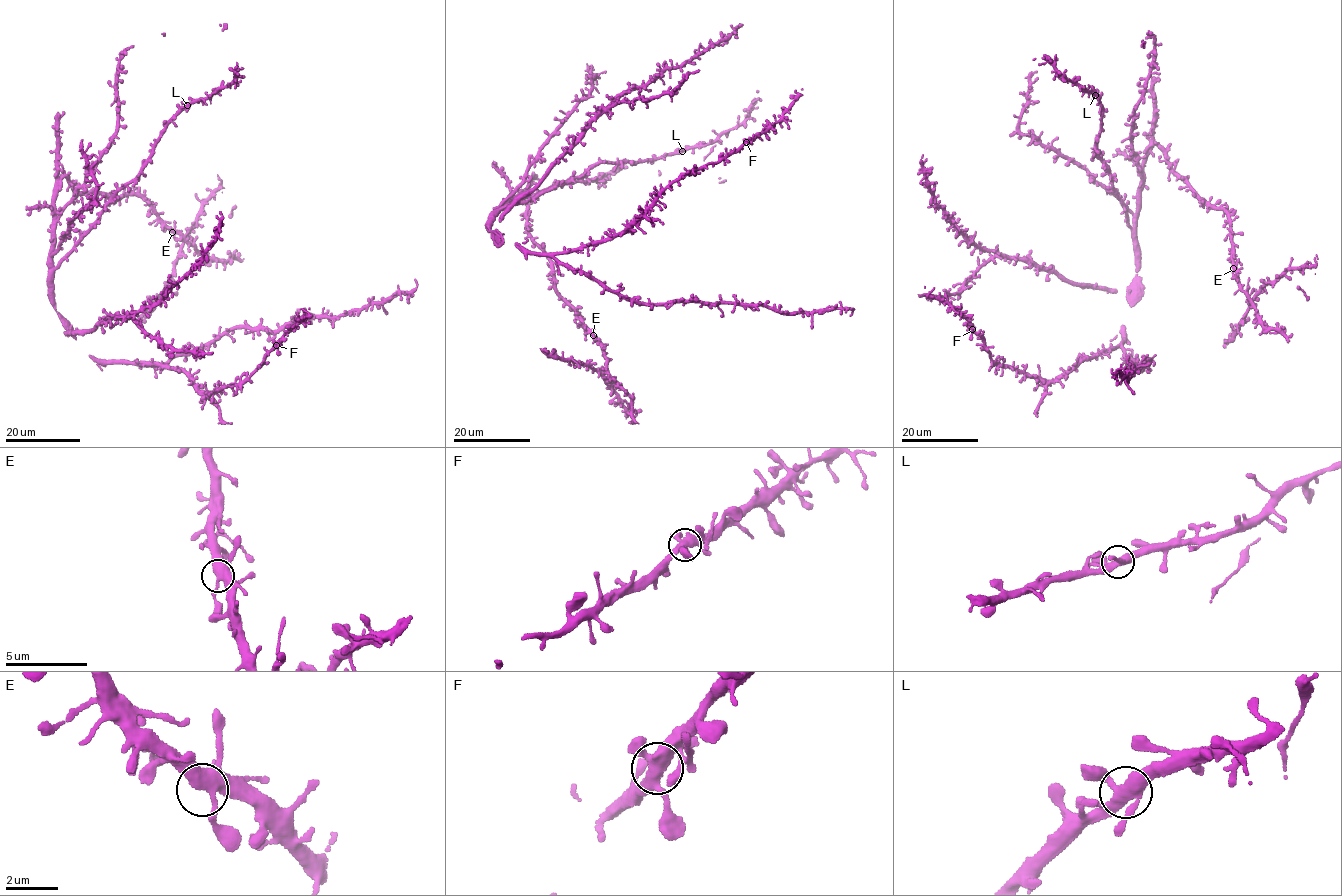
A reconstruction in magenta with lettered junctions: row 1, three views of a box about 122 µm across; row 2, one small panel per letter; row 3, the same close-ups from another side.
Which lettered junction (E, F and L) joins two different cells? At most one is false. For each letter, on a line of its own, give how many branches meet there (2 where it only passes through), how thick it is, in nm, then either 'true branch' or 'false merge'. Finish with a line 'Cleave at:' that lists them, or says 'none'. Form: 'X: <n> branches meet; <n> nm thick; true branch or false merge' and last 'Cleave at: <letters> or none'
E: 4 branches meet; 400 nm thick; true branch
F: 4 branches meet; 380 nm thick; true branch
L: 4 branches meet; 400 nm thick; true branch
Cleave at: none

